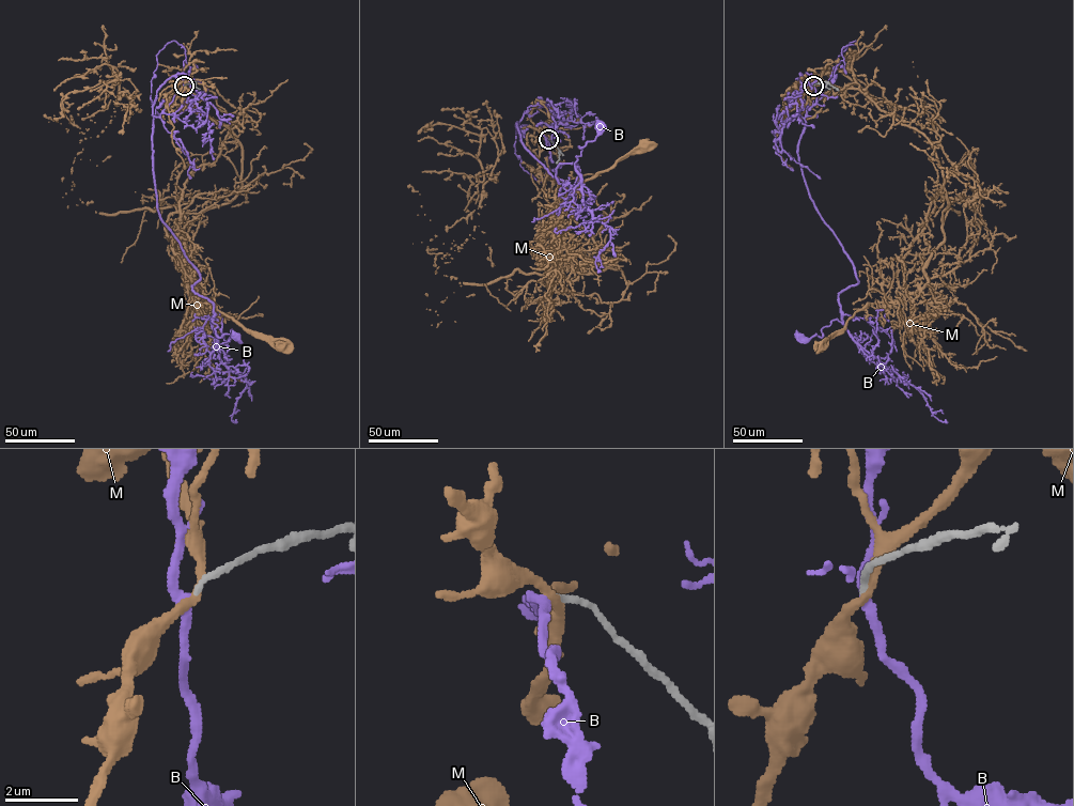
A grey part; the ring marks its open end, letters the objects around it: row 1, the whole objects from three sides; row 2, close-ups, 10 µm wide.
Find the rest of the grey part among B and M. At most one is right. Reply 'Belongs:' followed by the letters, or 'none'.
Belongs: B

